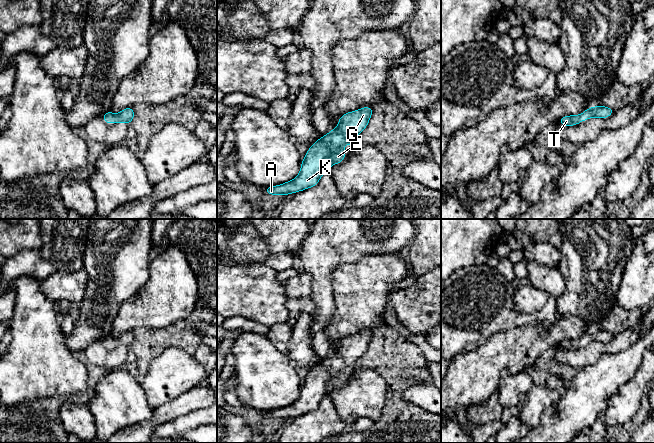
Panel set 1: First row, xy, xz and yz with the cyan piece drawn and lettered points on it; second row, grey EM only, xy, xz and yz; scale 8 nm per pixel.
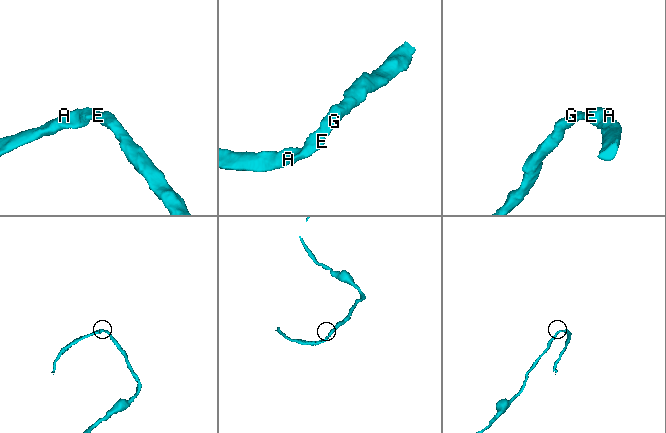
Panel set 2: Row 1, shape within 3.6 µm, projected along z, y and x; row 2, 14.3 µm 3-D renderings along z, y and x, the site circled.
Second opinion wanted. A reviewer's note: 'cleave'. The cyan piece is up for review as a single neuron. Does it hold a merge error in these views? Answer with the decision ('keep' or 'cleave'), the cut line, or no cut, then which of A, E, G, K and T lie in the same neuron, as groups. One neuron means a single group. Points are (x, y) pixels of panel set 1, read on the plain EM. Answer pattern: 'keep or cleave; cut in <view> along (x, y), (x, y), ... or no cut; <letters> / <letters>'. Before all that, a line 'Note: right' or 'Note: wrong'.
Note: wrong
keep; no cut; A E G K T

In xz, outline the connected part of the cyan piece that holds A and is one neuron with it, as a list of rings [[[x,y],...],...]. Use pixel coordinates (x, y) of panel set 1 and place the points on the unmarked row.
[[[362,331],[342,339],[336,353],[318,363],[308,373],[302,384],[299,399],[284,408],[264,412],[265,416],[286,420],[317,409],[322,399],[329,395],[333,388],[343,385],[346,379],[343,368],[355,367],[357,359],[367,351],[372,337],[371,331]]]

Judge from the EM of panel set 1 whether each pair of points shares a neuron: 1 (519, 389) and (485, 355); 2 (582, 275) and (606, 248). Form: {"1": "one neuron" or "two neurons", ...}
{"1": "two neurons", "2": "one neuron"}

